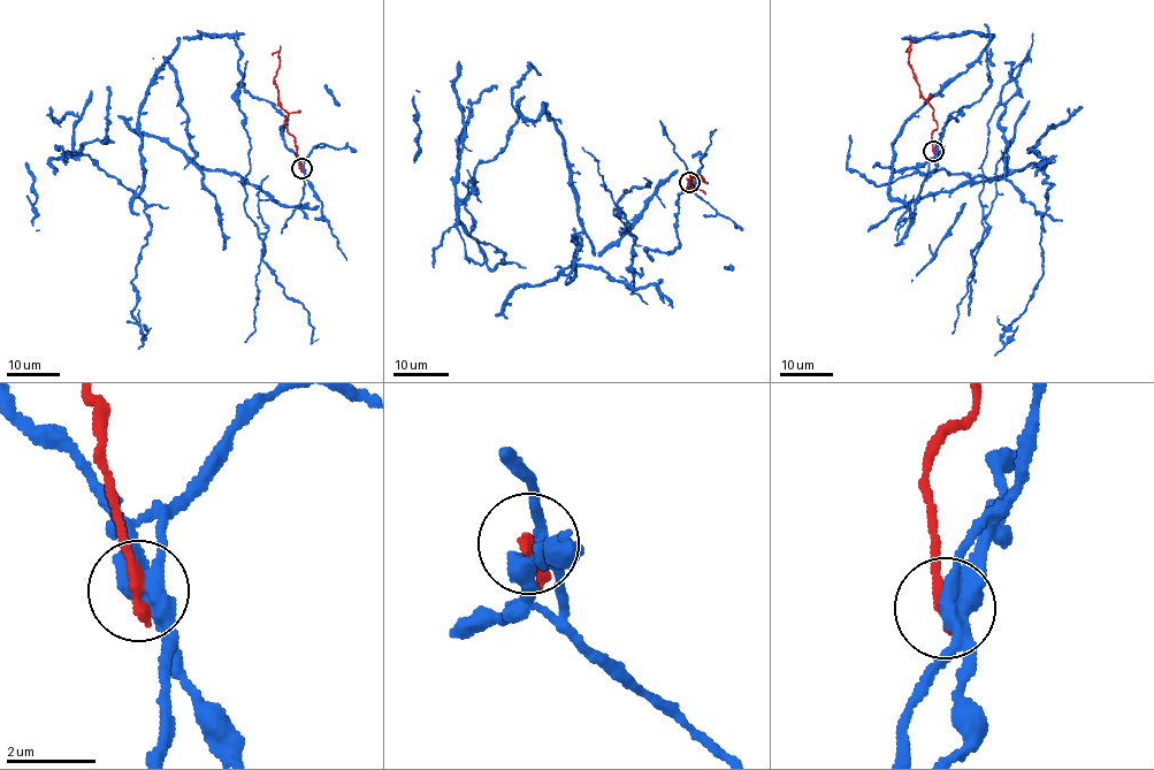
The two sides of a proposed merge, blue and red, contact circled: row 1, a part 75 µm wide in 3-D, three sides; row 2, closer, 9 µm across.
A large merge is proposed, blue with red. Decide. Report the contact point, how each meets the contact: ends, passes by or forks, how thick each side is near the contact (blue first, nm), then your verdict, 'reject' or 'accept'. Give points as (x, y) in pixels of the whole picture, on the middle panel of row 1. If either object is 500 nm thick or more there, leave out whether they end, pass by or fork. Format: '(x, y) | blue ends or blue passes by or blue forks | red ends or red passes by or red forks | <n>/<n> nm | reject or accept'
(689, 182) | blue forks | red ends | 340/280 nm | reject

